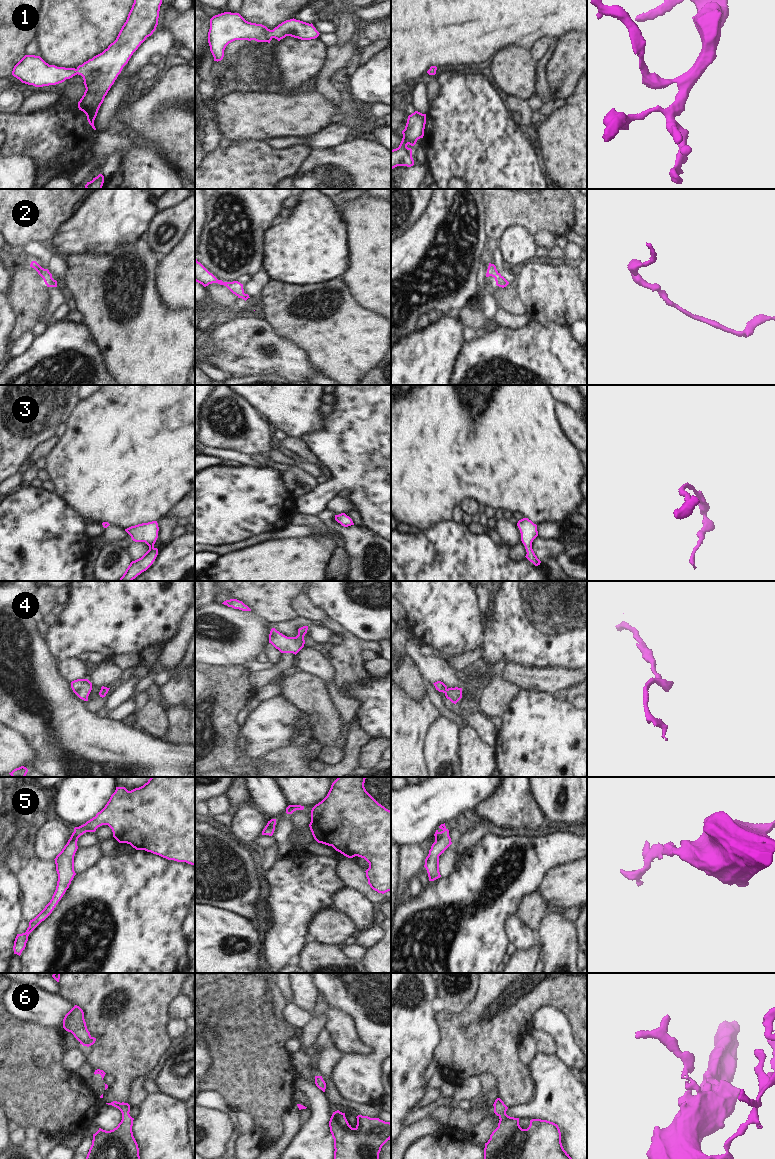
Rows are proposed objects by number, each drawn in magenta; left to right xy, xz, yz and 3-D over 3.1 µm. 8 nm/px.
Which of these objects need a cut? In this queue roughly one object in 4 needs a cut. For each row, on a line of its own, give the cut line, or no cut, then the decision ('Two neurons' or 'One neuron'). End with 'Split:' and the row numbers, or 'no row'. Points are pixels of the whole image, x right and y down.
1: No split. One neuron
2: No split. One neuron
3: No split. One neuron
4: No split. One neuron
5: No split. One neuron
6: No split. One neuron
Split: no row

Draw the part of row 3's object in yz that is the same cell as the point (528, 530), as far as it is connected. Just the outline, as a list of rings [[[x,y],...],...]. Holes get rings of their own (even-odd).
[[[523,518],[518,521],[517,526],[521,533],[521,541],[526,549],[526,558],[535,566],[540,565],[541,561],[535,555],[532,549],[532,542],[538,536],[537,525],[528,518]]]

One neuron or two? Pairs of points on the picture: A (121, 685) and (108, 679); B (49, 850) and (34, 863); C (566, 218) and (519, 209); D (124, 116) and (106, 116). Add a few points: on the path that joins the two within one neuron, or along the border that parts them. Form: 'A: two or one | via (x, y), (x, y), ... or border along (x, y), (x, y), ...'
A: two | border along (120, 678), (109, 687)
B: two | border along (32, 854), (53, 860)
C: one | via (554, 211), (552, 209), (531, 209)
D: two | border along (117, 110), (112, 117)

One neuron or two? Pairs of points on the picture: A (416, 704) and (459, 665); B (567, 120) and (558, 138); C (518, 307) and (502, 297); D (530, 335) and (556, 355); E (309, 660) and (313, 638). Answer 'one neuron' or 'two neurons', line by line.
A: two neurons
B: one neuron
C: one neuron
D: one neuron
E: two neurons

